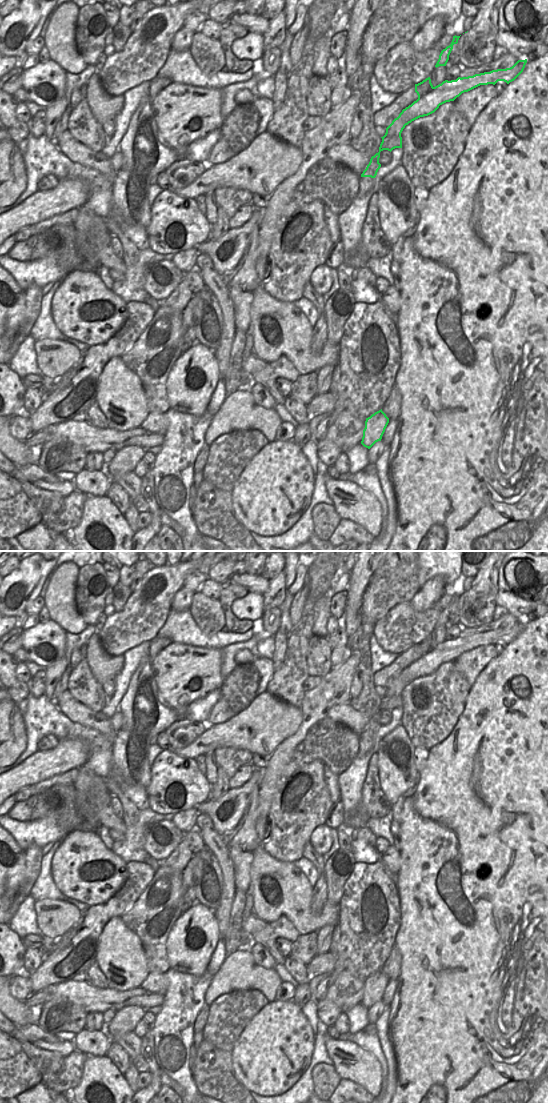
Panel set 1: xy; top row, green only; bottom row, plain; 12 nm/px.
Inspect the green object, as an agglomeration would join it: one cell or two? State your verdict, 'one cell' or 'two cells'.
two cells

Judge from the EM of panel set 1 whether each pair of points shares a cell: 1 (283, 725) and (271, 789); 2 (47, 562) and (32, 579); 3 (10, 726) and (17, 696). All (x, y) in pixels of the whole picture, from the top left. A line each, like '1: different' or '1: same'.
1: different
2: same
3: different

